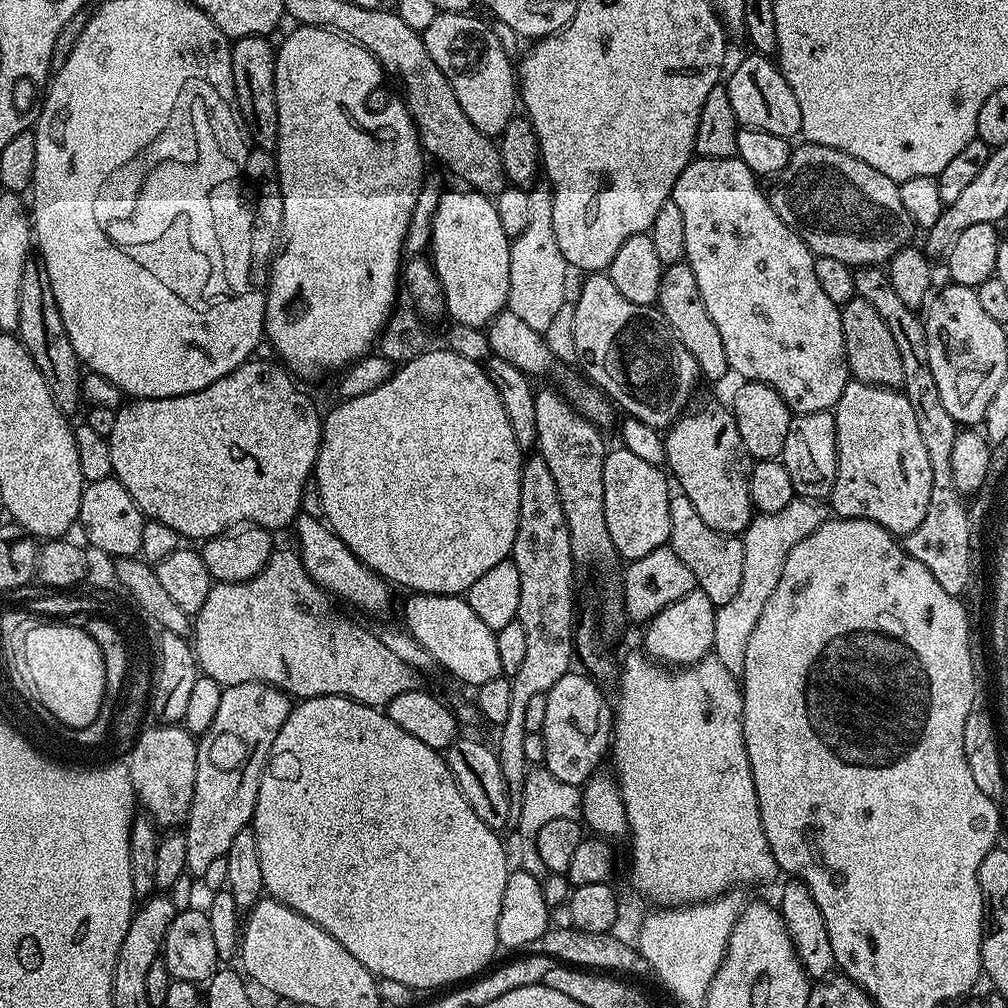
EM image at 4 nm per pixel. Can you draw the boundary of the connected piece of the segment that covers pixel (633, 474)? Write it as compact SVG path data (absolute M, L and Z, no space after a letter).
M623 446L609 451L602 466L602 494L606 530L610 530L610 542L615 555L627 562L646 558L653 550L665 547L670 538L670 480L655 464L637 458Z

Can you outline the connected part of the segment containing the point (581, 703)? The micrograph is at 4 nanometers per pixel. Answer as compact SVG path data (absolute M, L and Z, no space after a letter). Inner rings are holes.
M569 670L565 676L558 678L554 686L546 694L546 722L540 727L544 736L546 754L543 767L561 782L583 786L588 779L598 771L600 764L605 763L610 752L612 732L610 731L610 704L604 701L604 696L599 692L597 681L587 674L579 676L576 670Z

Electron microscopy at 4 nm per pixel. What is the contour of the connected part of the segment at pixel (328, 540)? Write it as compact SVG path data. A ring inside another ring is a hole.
M302 512L294 522L298 536L297 549L313 581L337 599L350 600L370 612L380 612L390 600L391 589L387 581L372 572L353 553L337 535L334 535L318 516L317 518Z

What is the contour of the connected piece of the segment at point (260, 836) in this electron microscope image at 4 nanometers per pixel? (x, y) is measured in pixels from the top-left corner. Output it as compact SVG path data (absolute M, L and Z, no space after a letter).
M319 696L318 698L299 701L286 718L282 730L278 730L278 738L274 738L272 753L268 756L268 762L264 766L264 773L260 779L256 809L252 815L250 827L258 842L258 862L262 862L262 882L264 883L265 893L271 899L280 900L286 906L290 906L298 914L310 918L310 922L322 926L322 930L326 930L326 934L330 934L335 940L342 942L342 946L346 946L346 950L350 950L350 954L354 954L354 958L358 958L358 962L362 962L362 966L366 966L366 970L370 970L373 976L380 980L402 982L402 986L410 986L414 990L420 990L420 988L440 988L438 990L444 990L449 986L456 986L461 982L468 982L479 977L493 963L493 961L491 962L492 955L498 952L496 943L498 938L498 914L502 910L502 894L506 890L506 878L510 871L508 856L504 853L504 844L496 837L499 835L494 829L486 826L486 822L482 822L482 818L478 818L478 814L474 814L474 810L466 802L462 790L457 786L452 771L448 769L447 759L437 749L426 746L426 742L418 742L418 738L406 734L406 730L402 730L402 726L394 726L394 722L390 722L388 715L381 709L359 704L357 700L351 700L345 696Z

